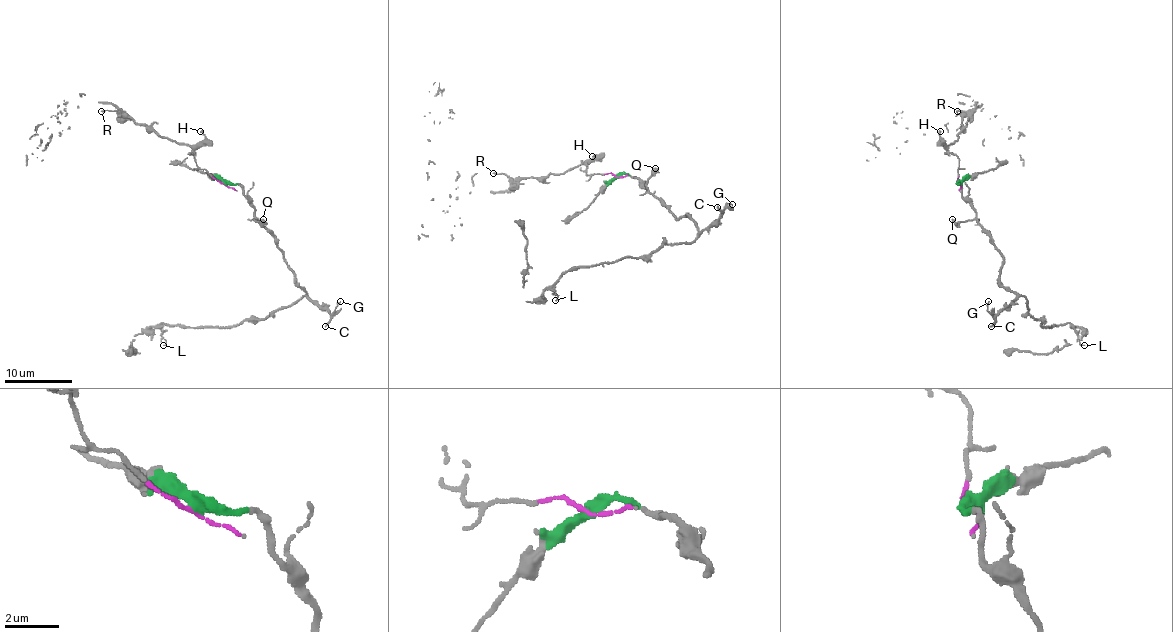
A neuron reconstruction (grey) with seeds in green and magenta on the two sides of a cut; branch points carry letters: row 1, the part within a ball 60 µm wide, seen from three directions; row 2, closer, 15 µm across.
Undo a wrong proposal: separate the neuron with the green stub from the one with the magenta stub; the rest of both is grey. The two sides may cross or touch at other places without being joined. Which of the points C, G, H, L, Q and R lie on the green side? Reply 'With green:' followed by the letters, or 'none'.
With green: C, G, L, Q

